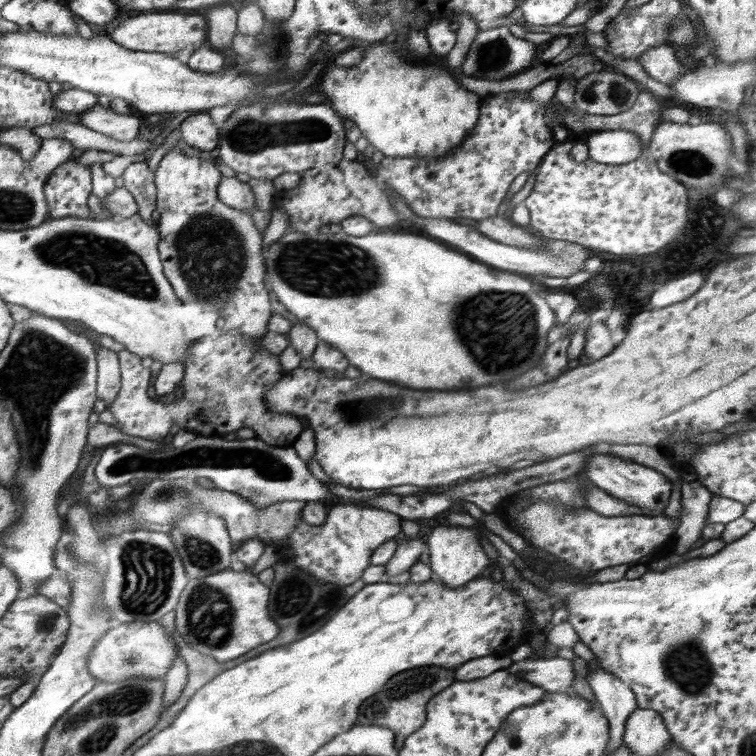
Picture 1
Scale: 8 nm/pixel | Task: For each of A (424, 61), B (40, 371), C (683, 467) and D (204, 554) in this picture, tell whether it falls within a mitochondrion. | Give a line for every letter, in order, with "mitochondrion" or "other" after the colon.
A: other
B: mitochondrion
C: other
D: mitochondrion

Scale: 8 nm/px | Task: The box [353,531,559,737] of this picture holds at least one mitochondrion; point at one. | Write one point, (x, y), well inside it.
(410, 685)

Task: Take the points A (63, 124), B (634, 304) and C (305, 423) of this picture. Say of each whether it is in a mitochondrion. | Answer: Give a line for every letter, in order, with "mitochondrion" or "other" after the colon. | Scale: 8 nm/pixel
A: other
B: other
C: other

